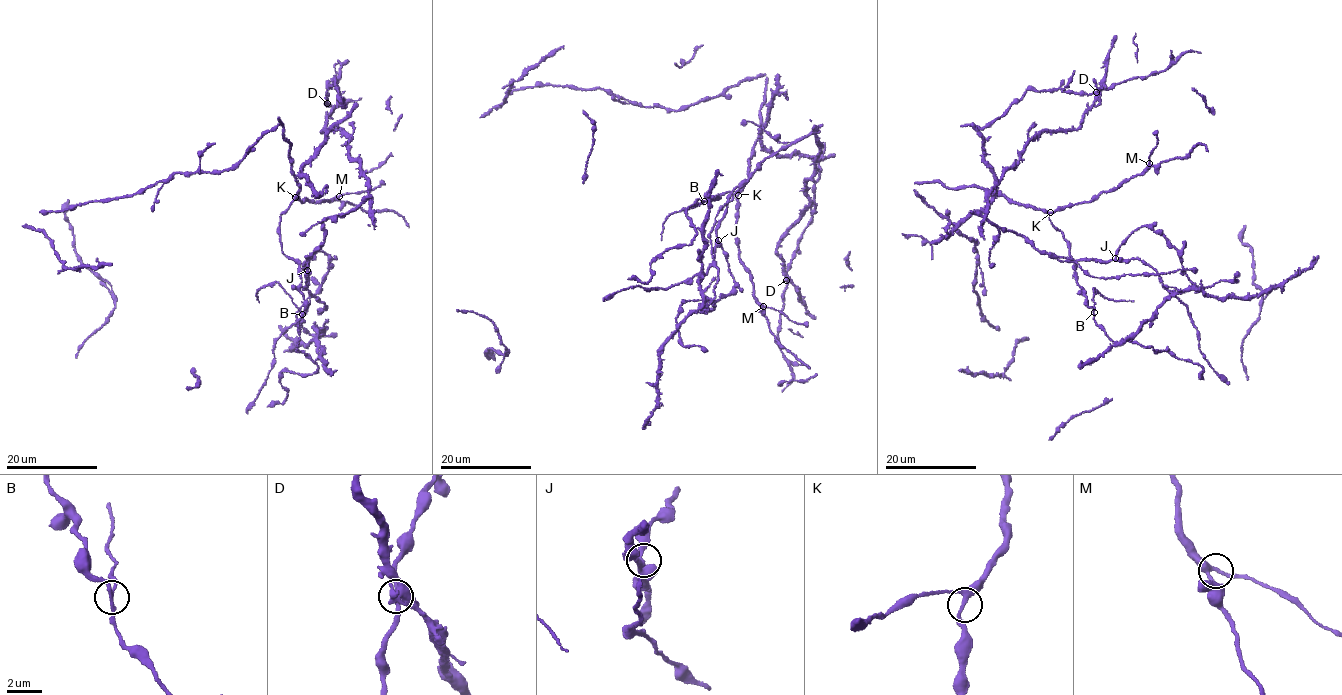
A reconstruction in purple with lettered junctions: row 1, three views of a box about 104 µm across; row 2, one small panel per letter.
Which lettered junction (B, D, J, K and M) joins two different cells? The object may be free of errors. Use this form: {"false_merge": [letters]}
{"false_merge": ["B"]}

